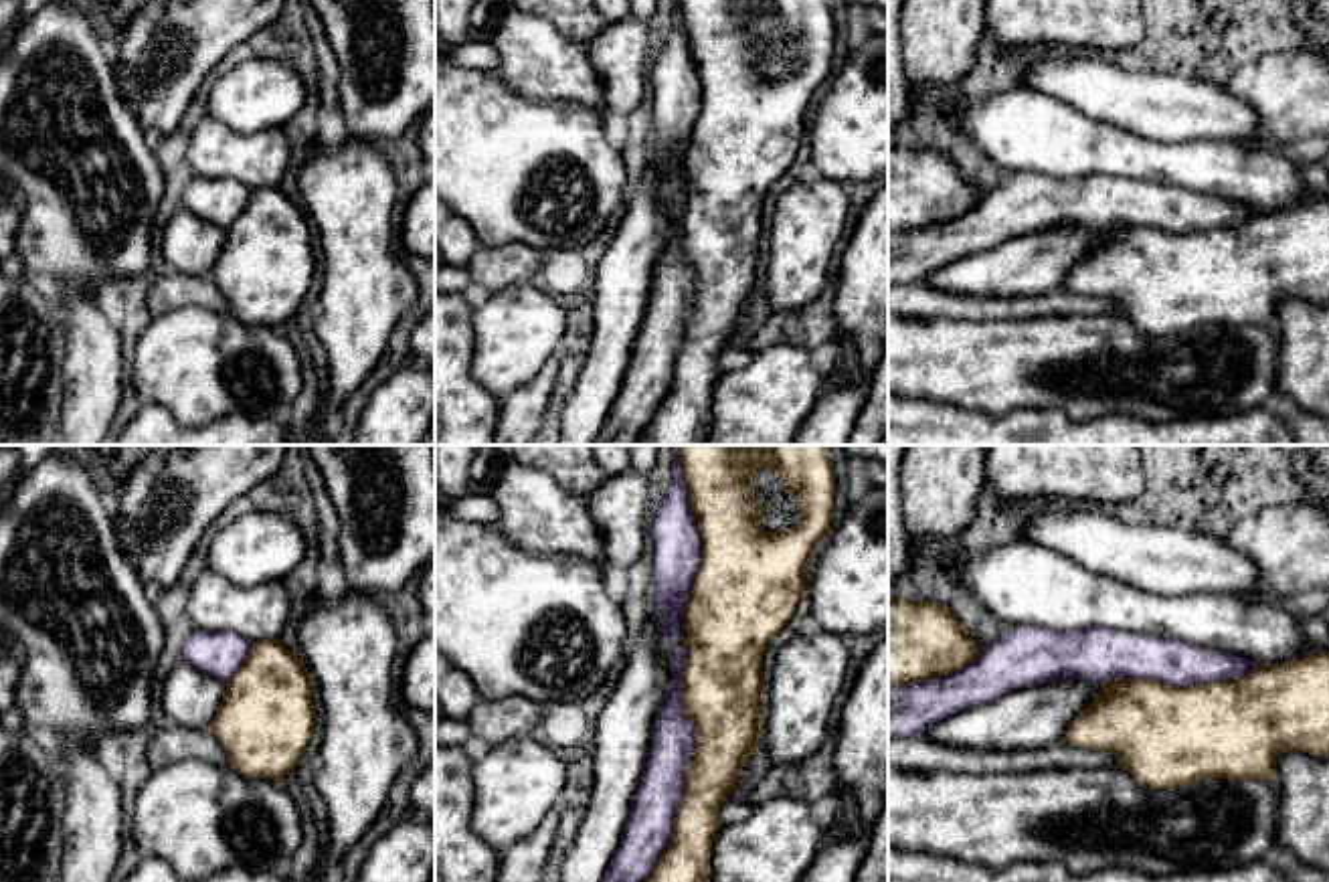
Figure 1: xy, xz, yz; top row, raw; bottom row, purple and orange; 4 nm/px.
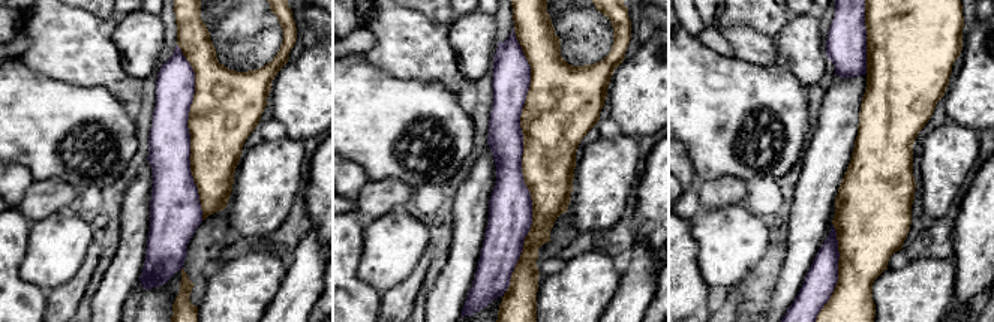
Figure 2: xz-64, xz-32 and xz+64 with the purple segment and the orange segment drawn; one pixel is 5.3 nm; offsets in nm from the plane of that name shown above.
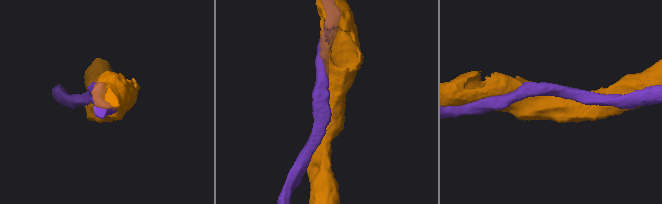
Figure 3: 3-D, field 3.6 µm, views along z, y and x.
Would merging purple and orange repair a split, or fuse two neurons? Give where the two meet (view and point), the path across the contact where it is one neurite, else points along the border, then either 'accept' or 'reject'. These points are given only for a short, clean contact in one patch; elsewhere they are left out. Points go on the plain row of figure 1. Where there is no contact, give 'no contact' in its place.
xz (686, 314) | accept

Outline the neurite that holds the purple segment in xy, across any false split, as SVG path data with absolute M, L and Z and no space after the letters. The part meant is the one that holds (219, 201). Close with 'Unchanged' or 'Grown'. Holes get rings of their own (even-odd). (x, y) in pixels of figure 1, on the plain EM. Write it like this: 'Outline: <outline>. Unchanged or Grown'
Outline: M194 176L182 192L182 204L198 218L227 233L208 277L223 291L229 314L247 326L281 328L299 312L314 281L318 261L312 247L312 223L301 204L281 186L251 190L229 178Z. Grown

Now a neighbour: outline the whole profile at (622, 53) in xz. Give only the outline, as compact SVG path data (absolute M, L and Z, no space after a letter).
M633 16L607 24L587 42L609 113L629 117L645 101L653 53L647 22Z

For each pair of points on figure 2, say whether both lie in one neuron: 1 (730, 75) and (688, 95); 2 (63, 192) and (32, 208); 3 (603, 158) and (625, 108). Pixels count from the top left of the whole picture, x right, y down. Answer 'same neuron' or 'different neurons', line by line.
1: same neuron
2: same neuron
3: different neurons

